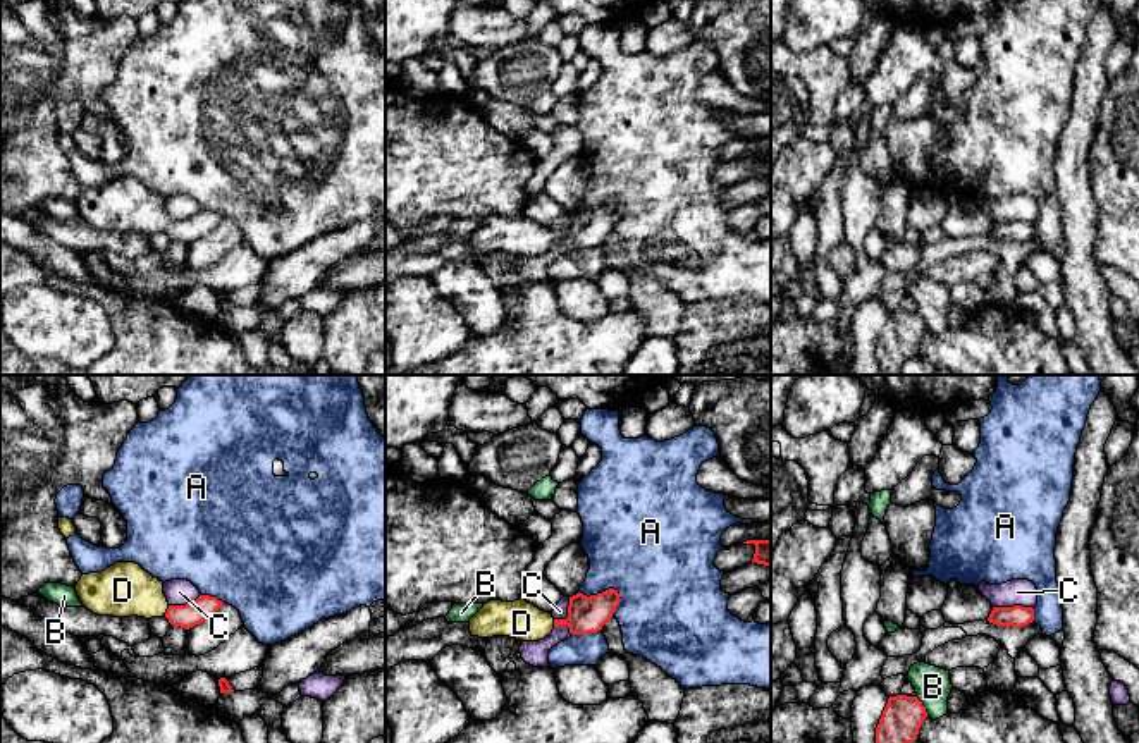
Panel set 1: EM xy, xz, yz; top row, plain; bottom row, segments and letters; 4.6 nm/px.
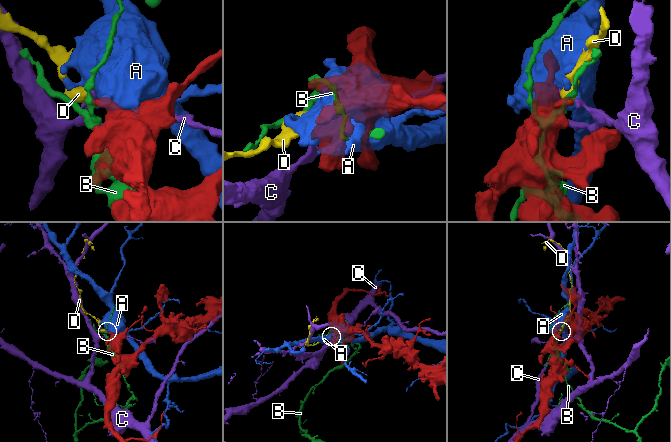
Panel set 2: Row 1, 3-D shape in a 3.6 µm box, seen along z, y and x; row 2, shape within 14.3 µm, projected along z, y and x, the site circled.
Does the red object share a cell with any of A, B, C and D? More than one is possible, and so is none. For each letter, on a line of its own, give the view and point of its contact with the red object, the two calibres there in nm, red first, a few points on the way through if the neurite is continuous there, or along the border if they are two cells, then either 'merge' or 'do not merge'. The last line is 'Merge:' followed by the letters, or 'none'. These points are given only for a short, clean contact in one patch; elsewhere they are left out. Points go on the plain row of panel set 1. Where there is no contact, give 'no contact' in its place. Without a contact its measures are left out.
A: meets red in xz at (603, 207); 180 nm thick on the red side, 420 nm on the other; do not merge
B: meets red in yz at (923, 320); 190 nm thick on the red side, 170 nm on the other; do not merge
C: meets red in yz at (1014, 221); 110 nm thick on the red side, 130 nm on the other; do not merge
D: meets red in xy at (167, 226); 110 nm thick on the red side, 260 nm on the other; runs through xy (186, 231), (167, 226), (136, 207), (123, 205); merge
Merge: D

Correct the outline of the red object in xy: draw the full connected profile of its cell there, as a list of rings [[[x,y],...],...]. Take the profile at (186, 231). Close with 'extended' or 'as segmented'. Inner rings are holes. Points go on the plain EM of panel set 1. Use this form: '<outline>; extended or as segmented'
[[[115,177],[102,187],[83,189],[74,203],[93,229],[145,234],[165,230],[172,241],[184,244],[201,239],[224,220],[210,210],[200,210],[186,220],[170,220],[163,196],[136,177]]]; extended

